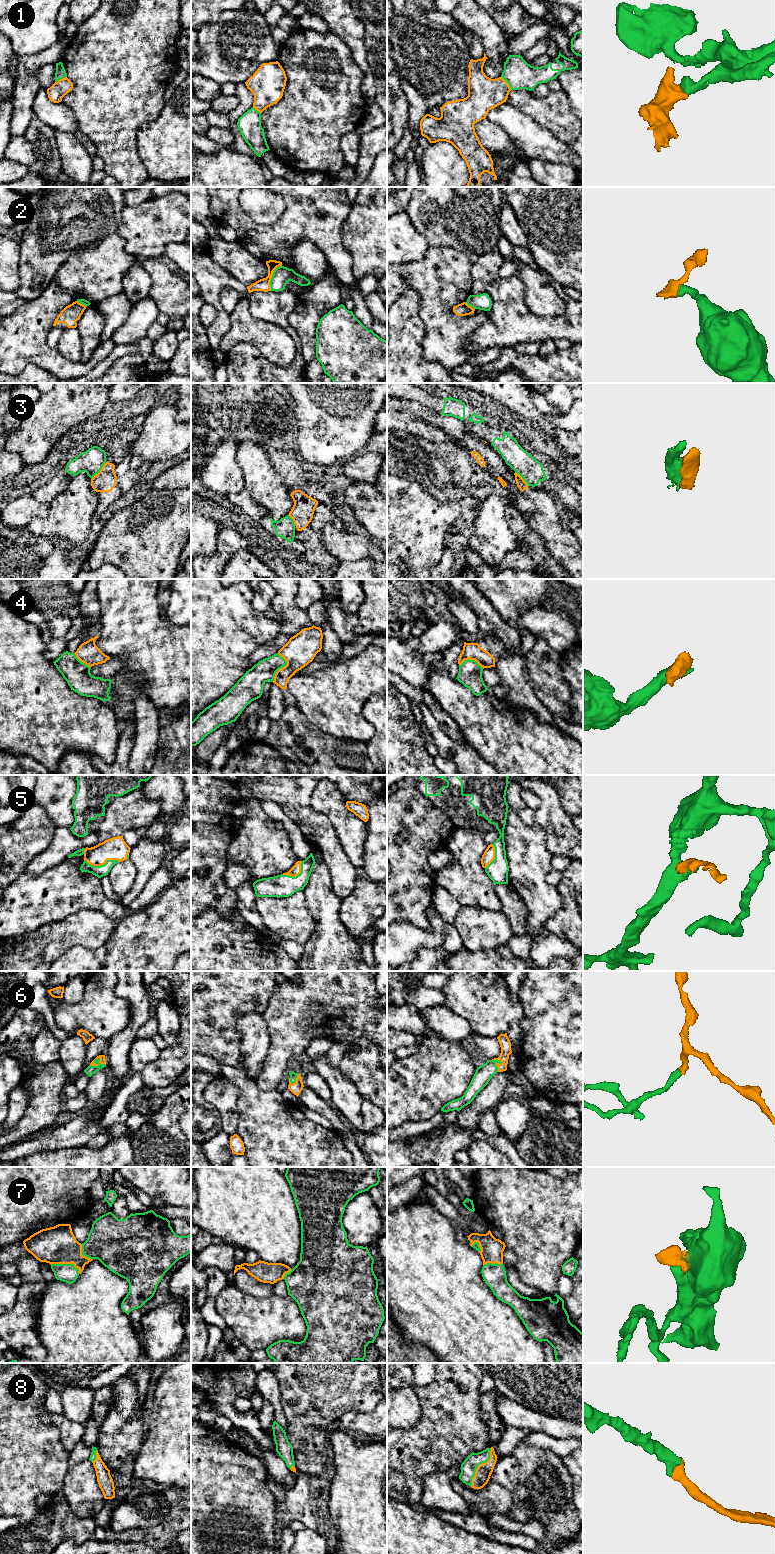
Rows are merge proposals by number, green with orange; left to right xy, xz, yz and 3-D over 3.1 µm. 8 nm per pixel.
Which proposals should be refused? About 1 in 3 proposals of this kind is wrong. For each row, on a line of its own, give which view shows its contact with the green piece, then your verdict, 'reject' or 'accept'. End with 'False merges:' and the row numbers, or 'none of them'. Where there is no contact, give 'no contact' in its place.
1: yz | accept
2: xz | reject
3: xy | reject
4: xz | reject
5: xy | accept
6: xy | accept
7: xy | accept
8: yz | accept
False merges: 2, 3, 4

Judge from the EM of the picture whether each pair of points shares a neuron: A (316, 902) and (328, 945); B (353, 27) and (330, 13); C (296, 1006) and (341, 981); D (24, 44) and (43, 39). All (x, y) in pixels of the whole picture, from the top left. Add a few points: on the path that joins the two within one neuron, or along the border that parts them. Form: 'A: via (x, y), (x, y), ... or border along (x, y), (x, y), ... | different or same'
A: via (326, 913), (328, 934) | same
B: via (347, 26), (336, 15) | same
C: via (308, 1006), (323, 1001), (331, 993) | same
D: via (29, 39), (38, 39) | same

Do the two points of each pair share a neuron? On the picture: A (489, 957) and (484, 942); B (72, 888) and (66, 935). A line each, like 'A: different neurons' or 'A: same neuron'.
A: different neurons
B: different neurons

